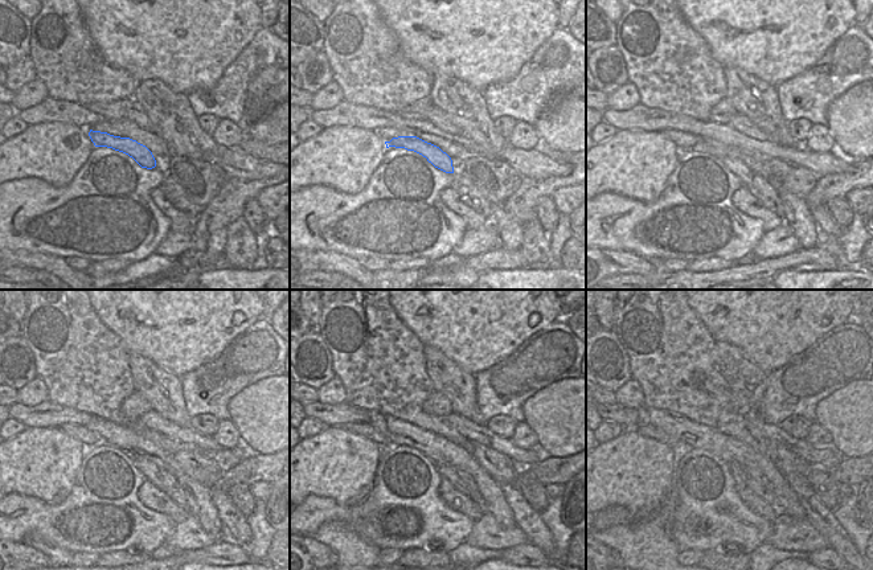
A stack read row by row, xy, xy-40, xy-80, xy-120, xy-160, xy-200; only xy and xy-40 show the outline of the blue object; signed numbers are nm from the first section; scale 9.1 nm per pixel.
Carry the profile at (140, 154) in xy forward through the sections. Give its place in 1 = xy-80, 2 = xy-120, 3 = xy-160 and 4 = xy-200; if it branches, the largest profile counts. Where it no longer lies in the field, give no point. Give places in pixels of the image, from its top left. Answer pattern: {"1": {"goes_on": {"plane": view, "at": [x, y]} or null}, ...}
{"1": {"goes_on": {"plane": "xy-80", "at": [729, 156]}}, "2": {"goes_on": {"plane": "xy-120", "at": [150, 470]}}, "3": {"goes_on": {"plane": "xy-160", "at": [446, 471]}}, "4": {"goes_on": {"plane": "xy-200", "at": [767, 495]}}}

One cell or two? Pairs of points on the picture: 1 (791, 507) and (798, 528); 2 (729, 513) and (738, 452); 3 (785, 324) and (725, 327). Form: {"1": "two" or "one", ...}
{"1": "two", "2": "two", "3": "one"}

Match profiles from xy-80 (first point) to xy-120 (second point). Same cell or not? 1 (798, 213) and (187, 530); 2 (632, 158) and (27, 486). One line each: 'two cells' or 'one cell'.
1: two cells
2: one cell

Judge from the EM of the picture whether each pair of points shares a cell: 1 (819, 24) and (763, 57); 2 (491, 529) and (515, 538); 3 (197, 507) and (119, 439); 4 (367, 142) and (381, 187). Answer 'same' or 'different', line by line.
1: same
2: same
3: same
4: different

